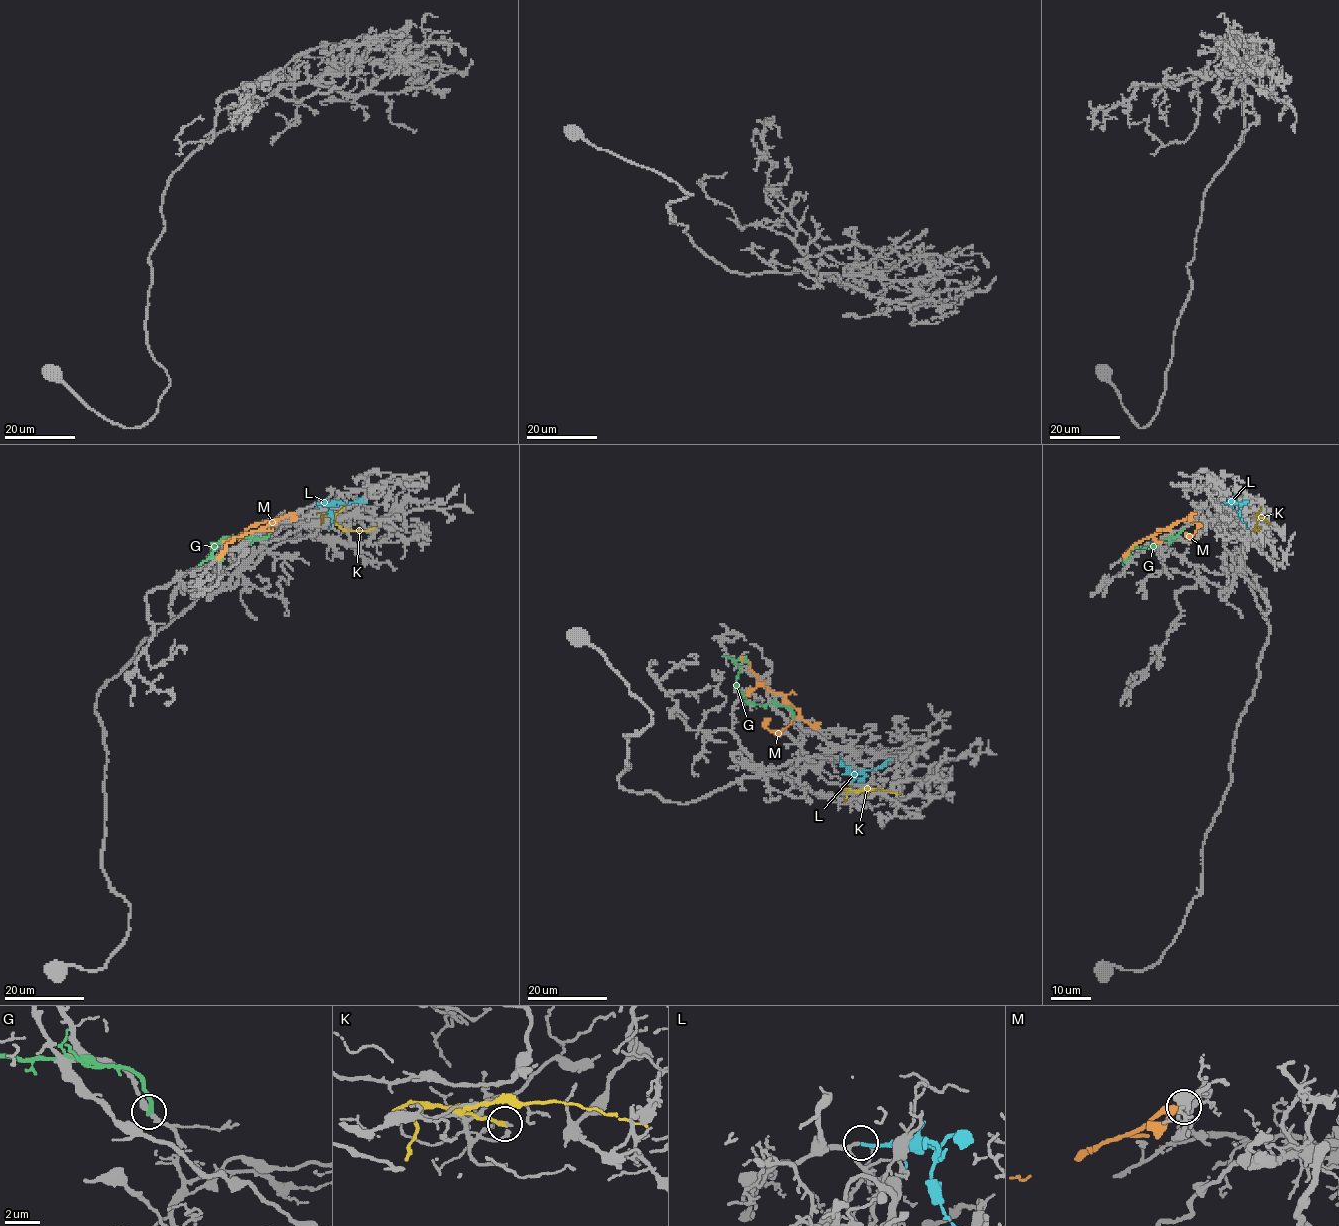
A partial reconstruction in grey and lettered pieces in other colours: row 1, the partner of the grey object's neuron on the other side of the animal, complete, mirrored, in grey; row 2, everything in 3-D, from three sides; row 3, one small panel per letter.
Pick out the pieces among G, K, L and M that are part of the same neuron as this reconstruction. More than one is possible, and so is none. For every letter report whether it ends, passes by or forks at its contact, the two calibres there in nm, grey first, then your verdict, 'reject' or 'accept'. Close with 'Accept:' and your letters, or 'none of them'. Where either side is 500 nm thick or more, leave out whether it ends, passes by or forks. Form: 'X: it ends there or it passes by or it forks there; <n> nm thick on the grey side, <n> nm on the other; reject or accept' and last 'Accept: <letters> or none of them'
G: it ends there; 240 nm thick on the grey side, 240 nm on the other; reject
K: it ends there; 190 nm thick on the grey side, 240 nm on the other; reject
L: it ends there; 160 nm thick on the grey side, 180 nm on the other; accept
M: it ends there; 320 nm thick on the grey side, 380 nm on the other; reject
Accept: L

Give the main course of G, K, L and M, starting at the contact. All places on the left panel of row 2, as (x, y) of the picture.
G: (269, 529), (264, 538), (224, 537), (213, 546), (216, 549), (207, 559), (198, 565)
K: (343, 508), (334, 516), (334, 521), (341, 528), (369, 530), (376, 527)
L: (317, 503), (366, 502)
M: (294, 513), (264, 529), (235, 537), (226, 545), (219, 561)

